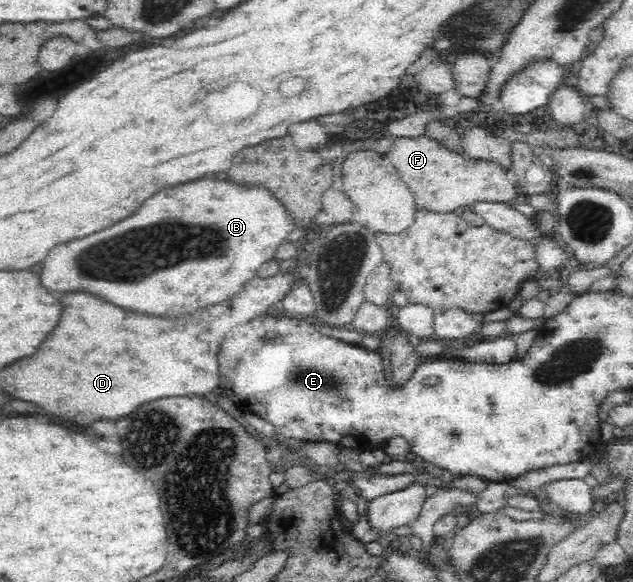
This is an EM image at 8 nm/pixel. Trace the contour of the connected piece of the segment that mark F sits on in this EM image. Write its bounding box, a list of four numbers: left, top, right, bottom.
[384,135,519,214]

